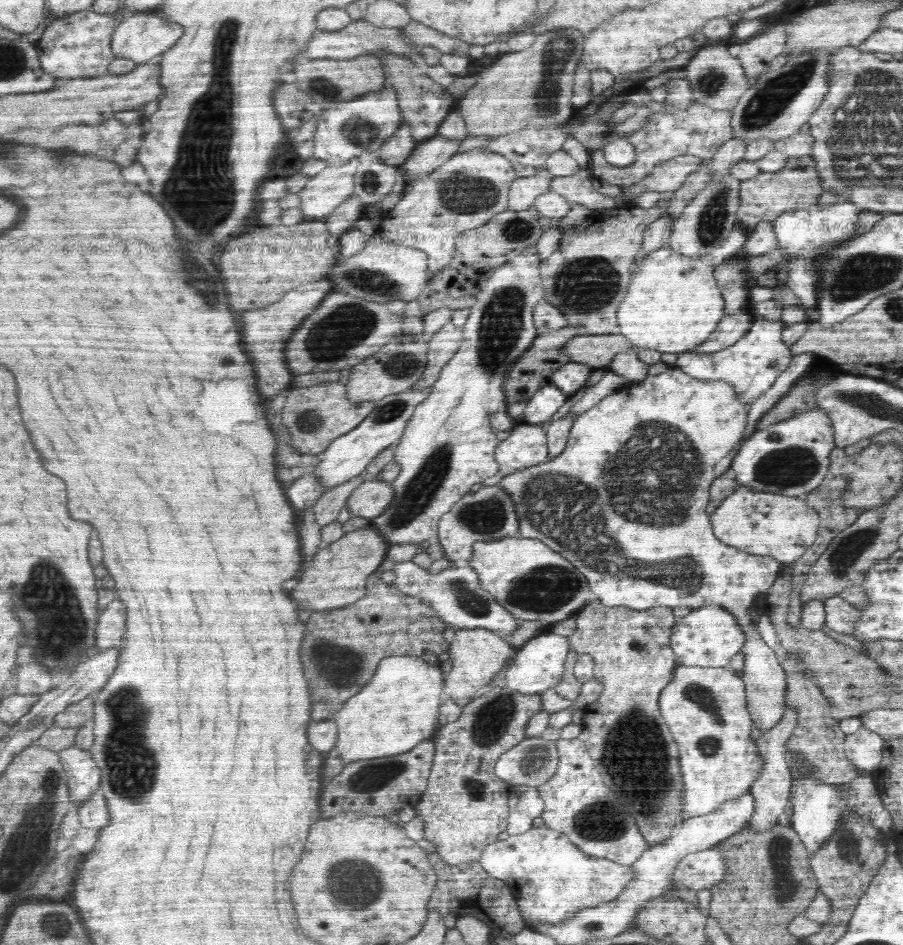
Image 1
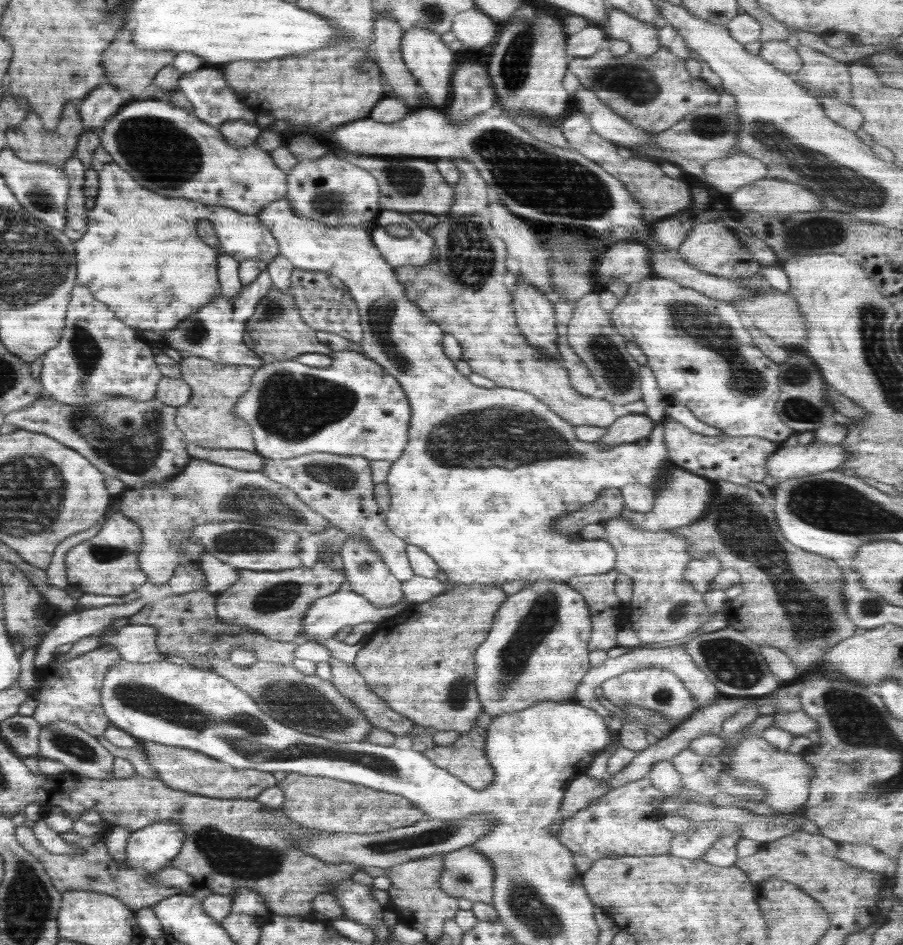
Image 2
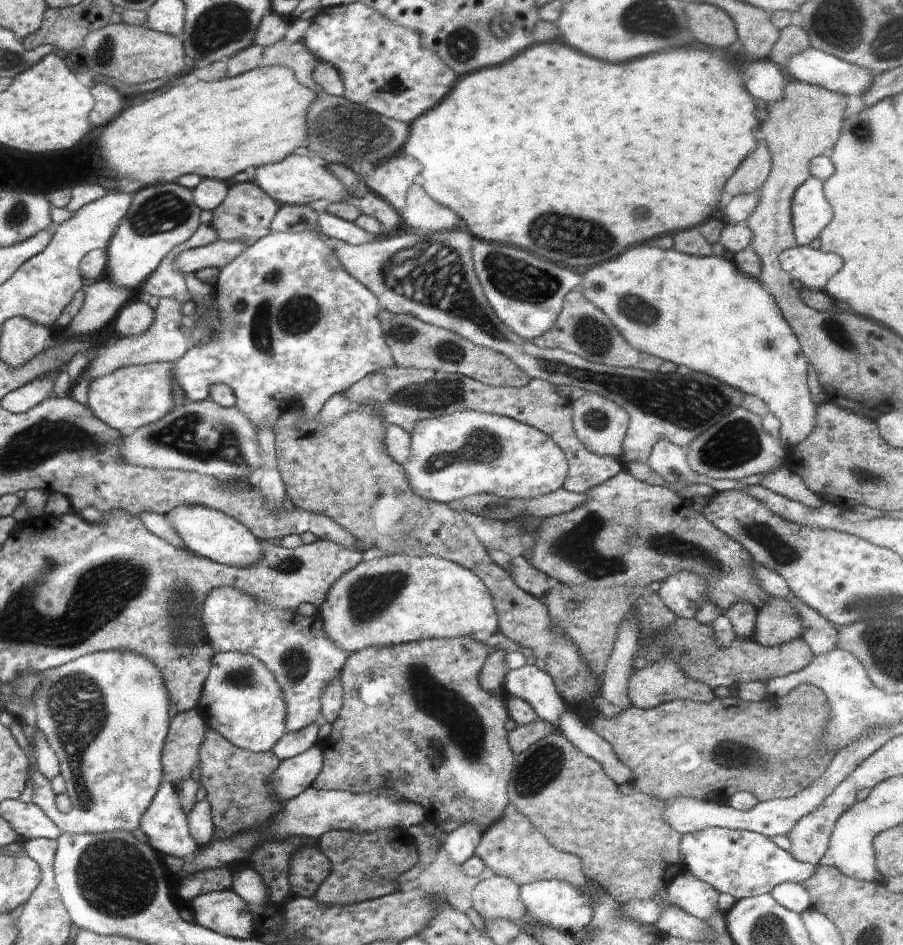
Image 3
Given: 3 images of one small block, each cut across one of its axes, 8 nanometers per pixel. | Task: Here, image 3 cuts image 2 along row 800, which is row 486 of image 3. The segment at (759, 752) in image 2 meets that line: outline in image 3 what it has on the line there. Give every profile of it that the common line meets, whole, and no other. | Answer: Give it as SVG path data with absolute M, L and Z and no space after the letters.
M784 465L766 474L759 487L812 509L821 508L824 504L821 497L811 492L798 474L794 474Z

